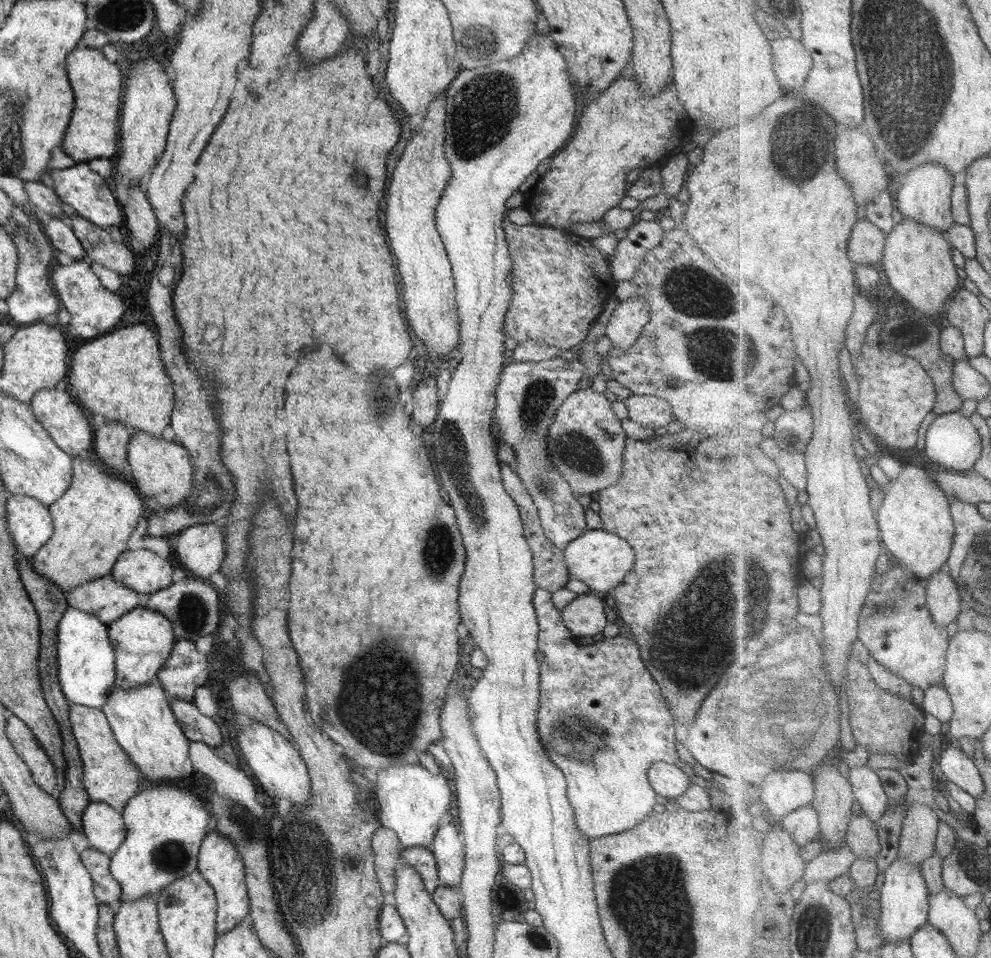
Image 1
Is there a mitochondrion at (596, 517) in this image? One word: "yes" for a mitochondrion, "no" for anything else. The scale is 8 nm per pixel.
no

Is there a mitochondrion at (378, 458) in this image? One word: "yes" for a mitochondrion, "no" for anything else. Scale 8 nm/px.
no

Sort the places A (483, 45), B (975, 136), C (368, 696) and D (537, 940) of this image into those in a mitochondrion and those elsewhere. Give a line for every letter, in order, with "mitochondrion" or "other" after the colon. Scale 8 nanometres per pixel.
A: mitochondrion
B: other
C: mitochondrion
D: mitochondrion

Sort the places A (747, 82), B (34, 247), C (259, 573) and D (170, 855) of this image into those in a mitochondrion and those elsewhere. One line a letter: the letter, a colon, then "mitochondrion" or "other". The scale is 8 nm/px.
A: other
B: mitochondrion
C: other
D: mitochondrion

